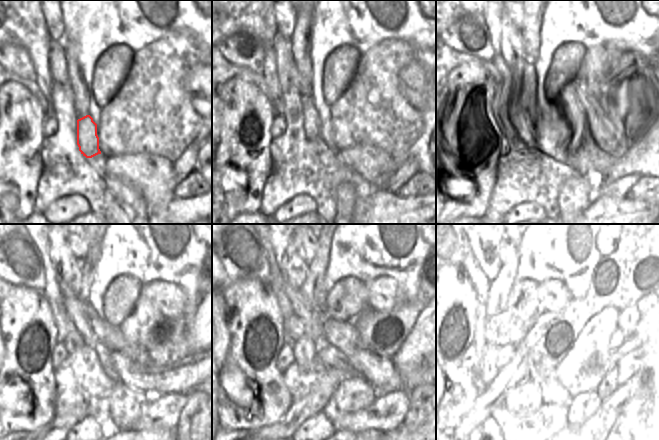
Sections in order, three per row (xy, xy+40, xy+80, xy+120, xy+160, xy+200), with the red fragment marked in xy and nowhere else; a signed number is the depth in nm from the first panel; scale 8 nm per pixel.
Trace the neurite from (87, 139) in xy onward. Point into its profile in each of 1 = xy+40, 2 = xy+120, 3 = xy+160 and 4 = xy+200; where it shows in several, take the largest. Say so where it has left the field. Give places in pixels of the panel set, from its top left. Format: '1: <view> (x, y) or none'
1: xy+40 (311, 125)
2: xy+120 (77, 307)
3: xy+160 (303, 301)
4: xy+200 (527, 291)

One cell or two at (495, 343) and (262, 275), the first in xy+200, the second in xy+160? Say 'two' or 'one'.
two

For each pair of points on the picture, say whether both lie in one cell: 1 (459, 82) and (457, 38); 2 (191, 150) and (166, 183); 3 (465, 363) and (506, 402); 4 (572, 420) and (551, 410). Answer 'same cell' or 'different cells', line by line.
1: different cells
2: different cells
3: same cell
4: different cells

